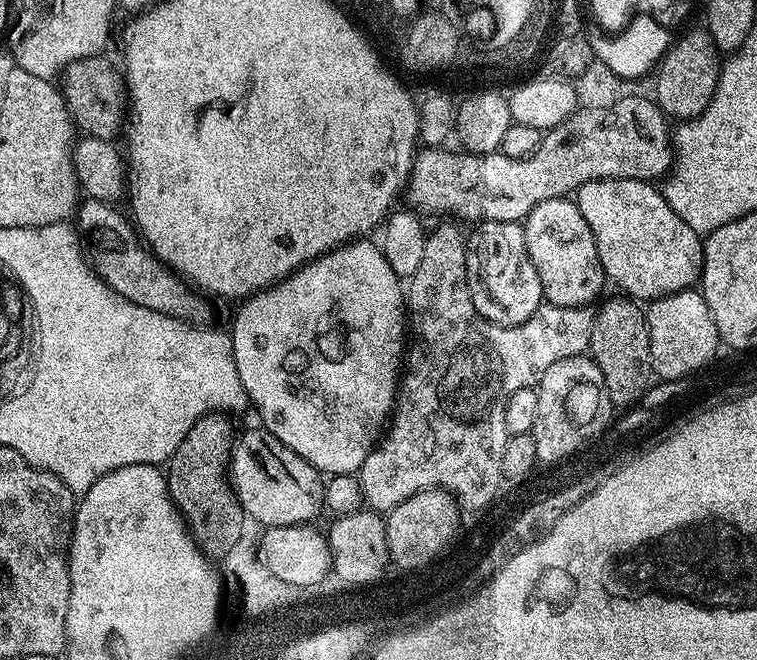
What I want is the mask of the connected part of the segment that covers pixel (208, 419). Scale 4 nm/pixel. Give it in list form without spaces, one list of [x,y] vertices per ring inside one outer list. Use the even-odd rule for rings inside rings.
[[[223,411],[208,412],[202,418],[198,418],[198,422],[190,426],[190,434],[182,438],[178,450],[174,450],[174,454],[166,461],[168,489],[172,500],[181,514],[187,513],[189,519],[192,519],[196,534],[209,552],[224,552],[225,548],[233,548],[232,541],[236,540],[237,532],[240,531],[240,515],[245,513],[230,479],[234,434],[232,436],[232,424],[227,418],[229,419]]]

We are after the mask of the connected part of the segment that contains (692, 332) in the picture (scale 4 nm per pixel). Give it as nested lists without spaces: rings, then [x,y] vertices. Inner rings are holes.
[[[689,290],[686,292],[675,292],[669,296],[664,296],[661,300],[653,300],[647,305],[646,315],[648,318],[648,331],[652,333],[653,343],[651,352],[655,352],[655,365],[664,376],[678,376],[682,372],[687,372],[689,368],[695,368],[704,360],[715,361],[716,347],[721,347],[722,341],[714,318],[706,306],[706,298],[703,291]]]

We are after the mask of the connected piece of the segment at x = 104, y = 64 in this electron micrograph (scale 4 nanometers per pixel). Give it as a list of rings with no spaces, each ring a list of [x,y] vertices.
[[[104,54],[87,56],[82,60],[74,60],[62,73],[62,91],[64,93],[64,104],[68,113],[72,115],[72,123],[77,129],[81,128],[84,136],[93,136],[103,140],[112,140],[120,132],[120,127],[125,127],[126,117],[130,112],[130,97],[126,77],[119,67],[116,68],[104,57]]]

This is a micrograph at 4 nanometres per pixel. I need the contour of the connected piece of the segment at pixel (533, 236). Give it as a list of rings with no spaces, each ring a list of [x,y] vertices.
[[[559,196],[546,202],[538,202],[534,210],[522,221],[526,250],[538,278],[542,282],[545,301],[559,308],[582,308],[591,305],[592,299],[603,290],[606,277],[602,262],[598,258],[598,246],[582,210],[578,210],[575,199]]]

